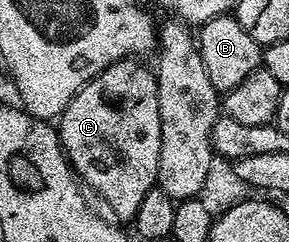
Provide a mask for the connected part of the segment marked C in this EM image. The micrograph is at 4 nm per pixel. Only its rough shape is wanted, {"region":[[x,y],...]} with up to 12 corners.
{"region":[[111,63],[59,118],[73,172],[132,222],[159,167],[157,79]]}

